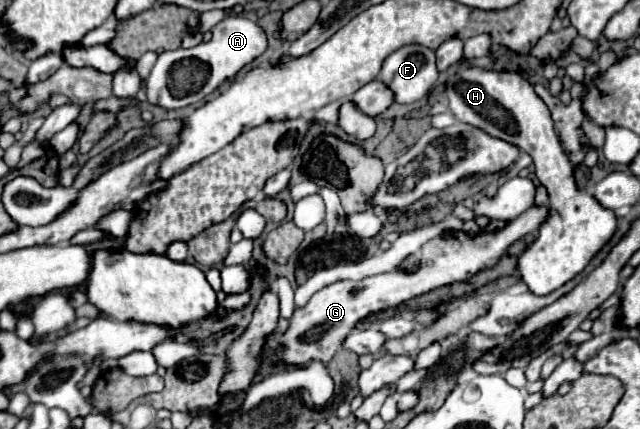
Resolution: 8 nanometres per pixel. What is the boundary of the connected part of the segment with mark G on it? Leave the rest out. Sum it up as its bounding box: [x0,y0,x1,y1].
[265,205,547,365]

